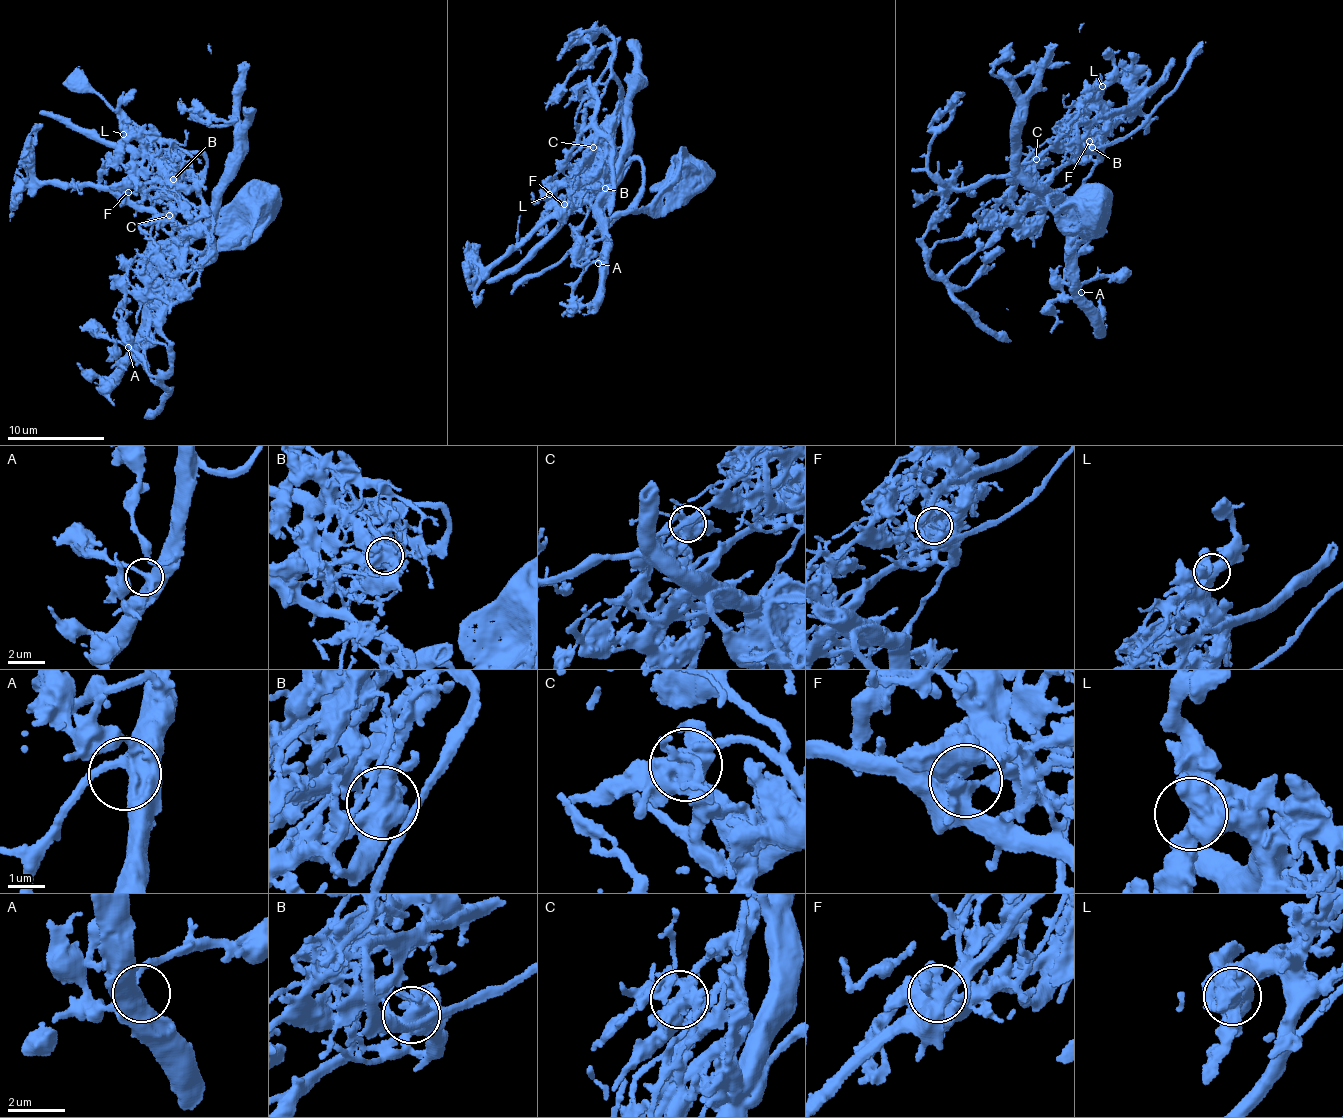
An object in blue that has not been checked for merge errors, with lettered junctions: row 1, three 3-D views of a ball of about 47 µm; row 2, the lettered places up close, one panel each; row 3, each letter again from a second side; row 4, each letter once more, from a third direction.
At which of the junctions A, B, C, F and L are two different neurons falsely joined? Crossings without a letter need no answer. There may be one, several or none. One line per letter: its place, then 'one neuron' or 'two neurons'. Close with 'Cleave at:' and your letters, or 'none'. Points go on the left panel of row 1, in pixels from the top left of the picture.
A: place (128, 347); one neuron
B: place (173, 179); two neurons
C: place (169, 215); two neurons
F: place (128, 192); two neurons
L: place (123, 134); one neuron
Cleave at: B, C, F

